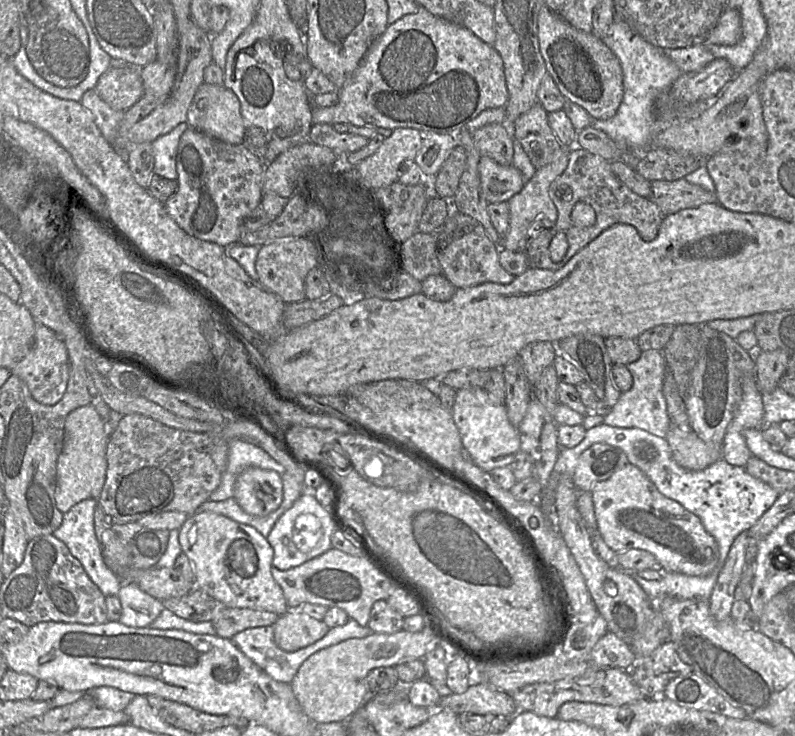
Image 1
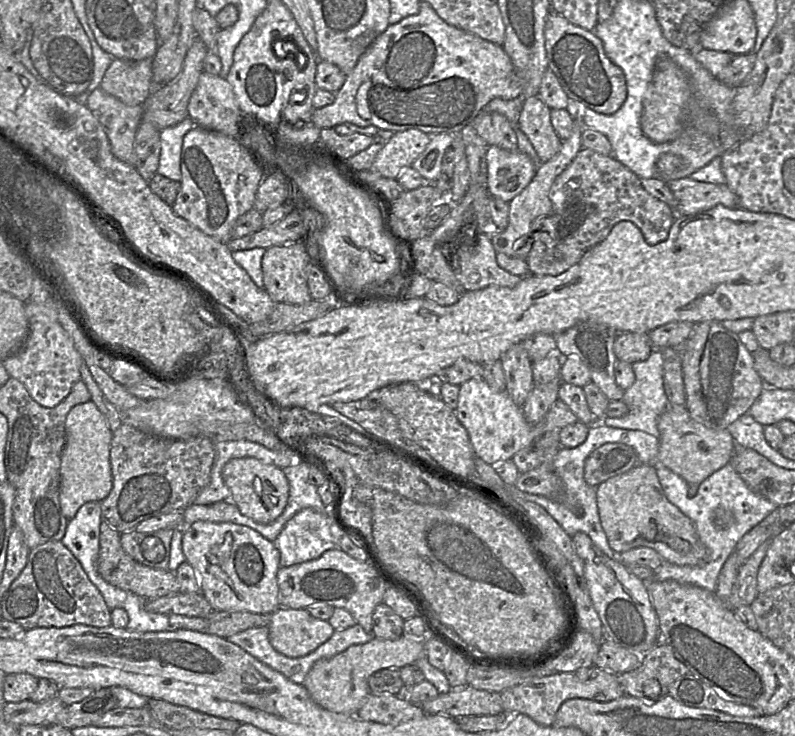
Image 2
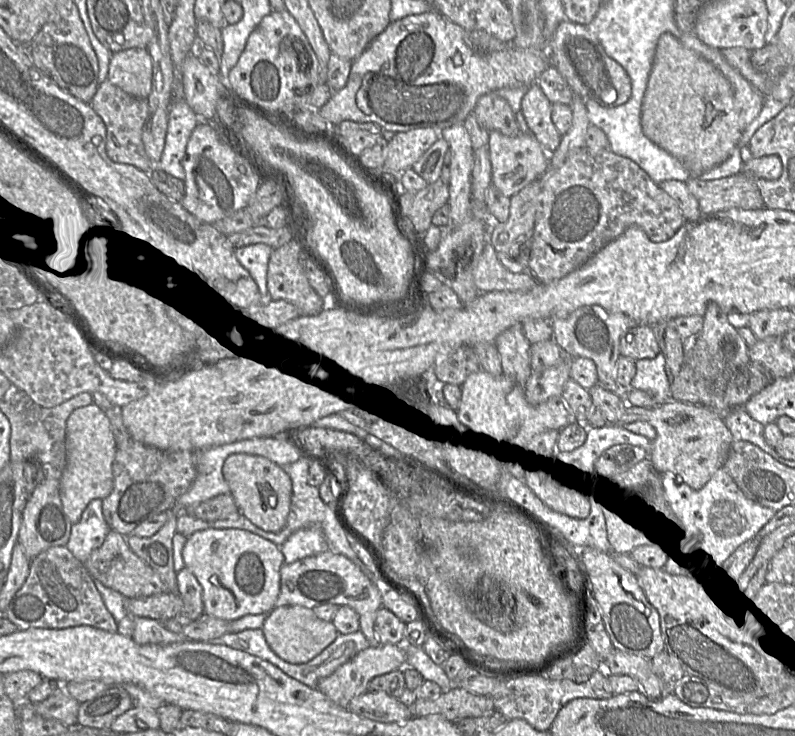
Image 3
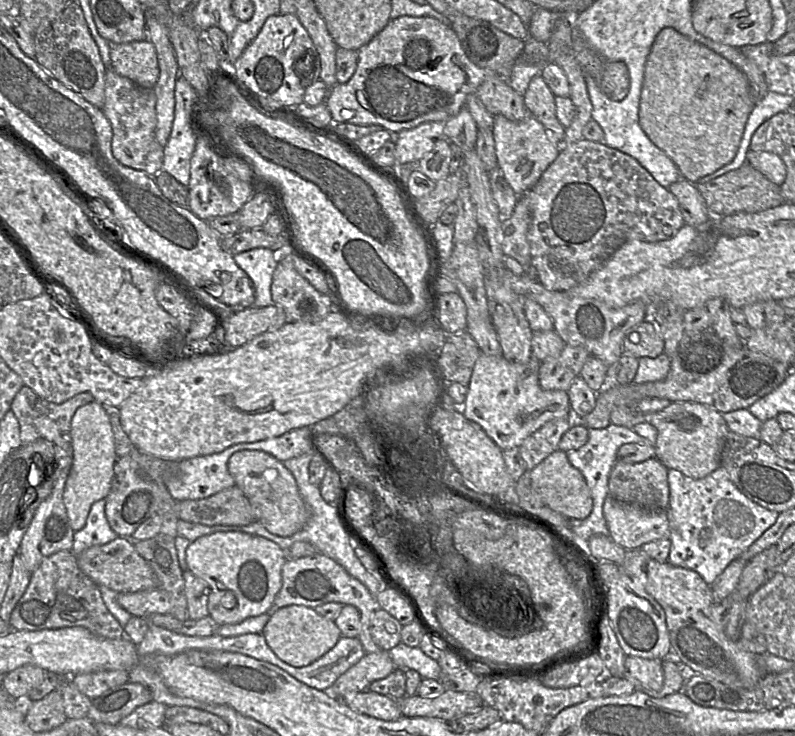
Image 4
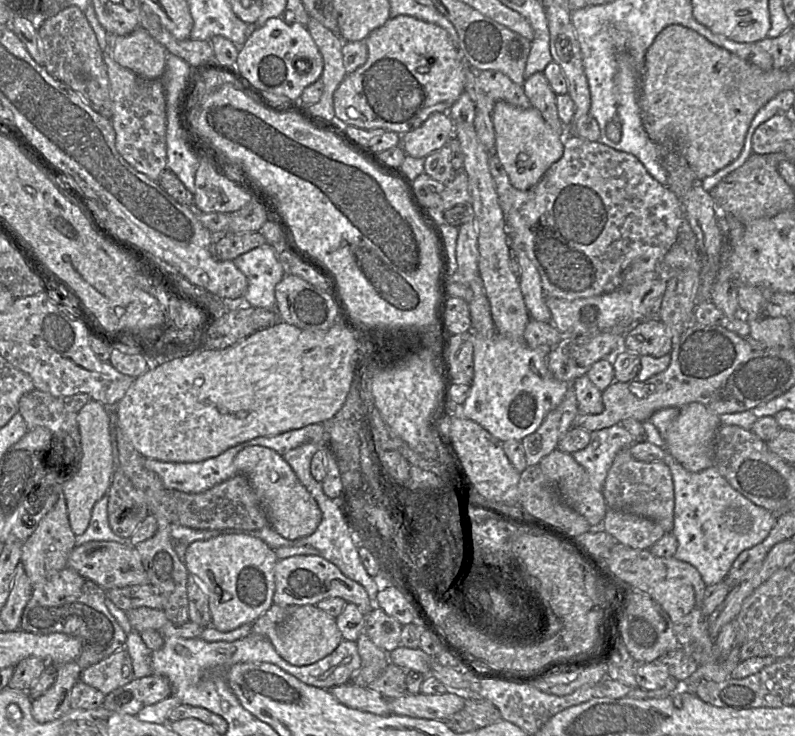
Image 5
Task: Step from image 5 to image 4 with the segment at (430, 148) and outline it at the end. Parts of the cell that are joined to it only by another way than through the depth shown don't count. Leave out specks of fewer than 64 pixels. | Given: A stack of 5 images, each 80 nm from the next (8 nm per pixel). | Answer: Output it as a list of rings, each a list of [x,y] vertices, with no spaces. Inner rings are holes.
[[[425,122],[398,132],[394,157],[397,164],[419,161],[430,152],[436,141],[445,139],[445,122]]]

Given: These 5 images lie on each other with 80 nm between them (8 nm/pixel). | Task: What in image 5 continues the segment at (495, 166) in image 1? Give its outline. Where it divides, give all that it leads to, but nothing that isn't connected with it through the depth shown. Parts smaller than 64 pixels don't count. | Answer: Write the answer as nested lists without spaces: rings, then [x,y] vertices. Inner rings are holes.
[[[497,101],[492,110],[492,122],[494,152],[516,190],[526,191],[535,186],[550,166],[563,155],[564,136],[554,132],[541,113],[533,107],[524,109],[505,101]]]

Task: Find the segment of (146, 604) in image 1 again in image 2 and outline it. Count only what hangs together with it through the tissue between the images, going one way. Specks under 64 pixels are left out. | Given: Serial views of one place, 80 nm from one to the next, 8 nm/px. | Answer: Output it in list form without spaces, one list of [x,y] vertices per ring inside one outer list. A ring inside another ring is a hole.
[[[128,593],[123,608],[128,615],[127,629],[133,632],[160,632],[175,630],[170,627],[168,615],[161,613],[147,612],[144,607],[144,600]]]

